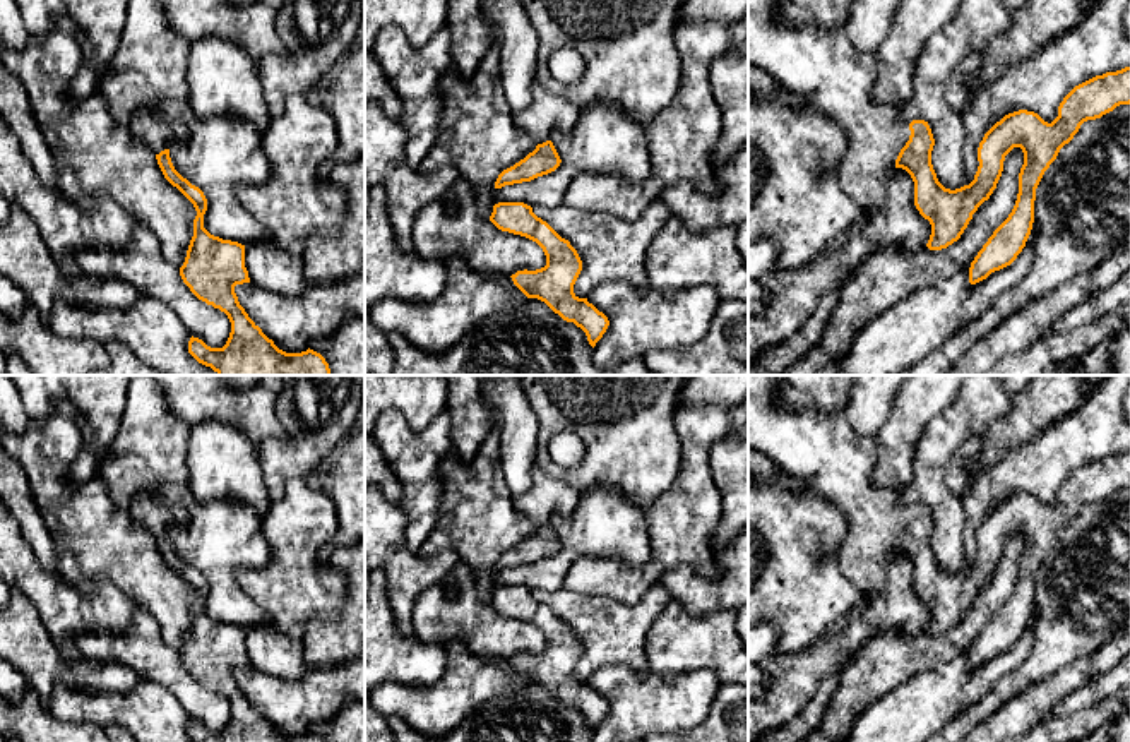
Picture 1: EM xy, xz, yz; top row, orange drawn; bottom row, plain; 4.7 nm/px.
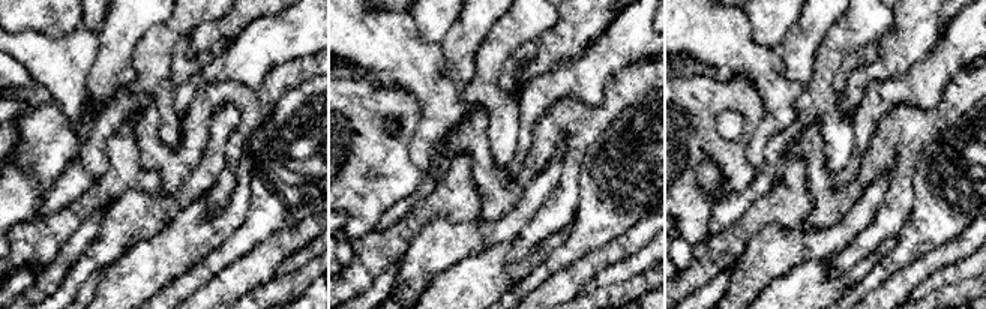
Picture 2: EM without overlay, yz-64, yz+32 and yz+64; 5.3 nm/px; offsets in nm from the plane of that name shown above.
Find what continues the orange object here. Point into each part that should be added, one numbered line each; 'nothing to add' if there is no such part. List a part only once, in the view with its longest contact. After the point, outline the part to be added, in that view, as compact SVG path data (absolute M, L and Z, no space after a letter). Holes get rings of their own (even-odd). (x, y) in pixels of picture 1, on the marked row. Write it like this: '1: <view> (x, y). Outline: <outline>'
1: yz (822, 65). Outline: M748 0L748 65L767 72L782 87L805 98L841 125L848 151L841 159L839 185L861 211L878 209L911 130L901 118L901 105L875 103L870 96L877 79L875 57L859 51L844 27L788 27L779 21L779 0Z

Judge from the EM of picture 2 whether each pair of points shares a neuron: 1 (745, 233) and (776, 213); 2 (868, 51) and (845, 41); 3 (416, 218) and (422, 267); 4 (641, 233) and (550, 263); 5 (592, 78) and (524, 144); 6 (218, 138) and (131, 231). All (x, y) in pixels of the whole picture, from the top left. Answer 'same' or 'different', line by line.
1: same
2: different
3: different
4: different
5: same
6: same

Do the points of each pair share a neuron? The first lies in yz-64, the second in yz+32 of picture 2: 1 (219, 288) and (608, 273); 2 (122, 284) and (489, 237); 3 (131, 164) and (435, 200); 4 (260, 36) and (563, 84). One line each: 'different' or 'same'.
1: different
2: different
3: same
4: same

